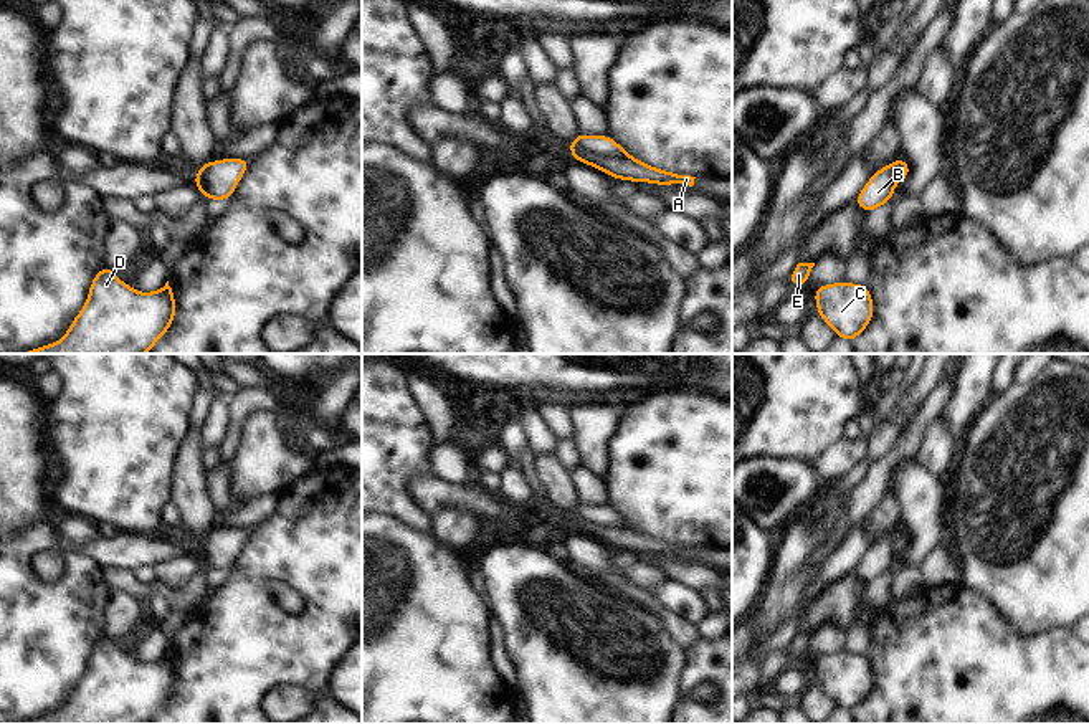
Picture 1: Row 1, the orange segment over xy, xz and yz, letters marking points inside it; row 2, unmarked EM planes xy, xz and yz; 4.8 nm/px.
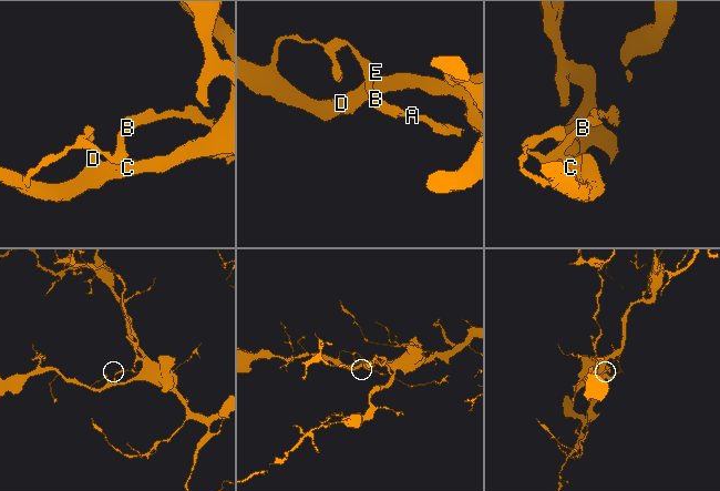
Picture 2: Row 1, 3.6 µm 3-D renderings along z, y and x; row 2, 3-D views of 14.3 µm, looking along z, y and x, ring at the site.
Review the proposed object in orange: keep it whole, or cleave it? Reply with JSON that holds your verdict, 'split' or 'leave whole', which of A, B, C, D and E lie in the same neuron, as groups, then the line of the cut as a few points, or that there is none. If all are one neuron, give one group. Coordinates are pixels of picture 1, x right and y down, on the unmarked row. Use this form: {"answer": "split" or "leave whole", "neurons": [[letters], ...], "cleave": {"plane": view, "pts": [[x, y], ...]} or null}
{"answer": "split", "neurons": [["A"], ["B", "C", "D", "E"]], "cleave": {"plane": "xz", "pts": [[574, 511], [594, 524], [618, 526], [643, 534]]}}

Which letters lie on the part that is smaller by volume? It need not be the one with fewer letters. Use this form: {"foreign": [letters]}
{"foreign": ["A"]}

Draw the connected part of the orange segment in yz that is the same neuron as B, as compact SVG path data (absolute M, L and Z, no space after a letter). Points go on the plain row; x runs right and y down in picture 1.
M884 536L868 550L854 572L859 579L873 582L891 572L896 555L897 550L892 536Z

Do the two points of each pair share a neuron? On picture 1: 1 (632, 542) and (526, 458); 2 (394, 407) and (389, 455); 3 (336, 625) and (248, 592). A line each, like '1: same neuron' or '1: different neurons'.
1: different neurons
2: same neuron
3: same neuron

